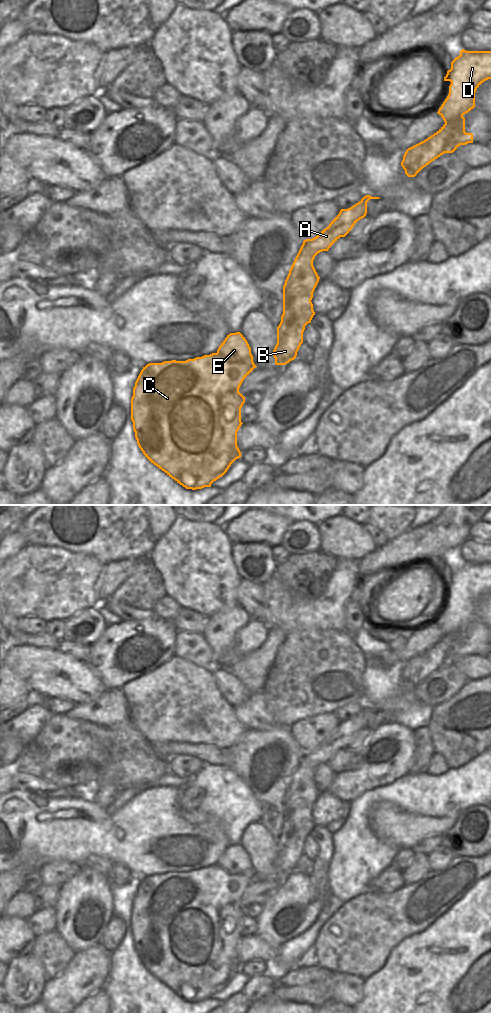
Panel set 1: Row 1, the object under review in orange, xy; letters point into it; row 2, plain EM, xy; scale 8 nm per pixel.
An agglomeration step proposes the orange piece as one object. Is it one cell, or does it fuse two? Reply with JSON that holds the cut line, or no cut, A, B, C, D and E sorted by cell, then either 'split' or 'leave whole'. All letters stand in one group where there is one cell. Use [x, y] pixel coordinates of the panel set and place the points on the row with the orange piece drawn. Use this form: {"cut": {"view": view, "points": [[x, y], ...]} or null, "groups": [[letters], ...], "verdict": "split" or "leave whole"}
{"cut": {"view": "xy", "points": [[217, 352], [234, 362], [254, 364]]}, "groups": [["A", "B", "C", "D"], ["E"]], "verdict": "split"}

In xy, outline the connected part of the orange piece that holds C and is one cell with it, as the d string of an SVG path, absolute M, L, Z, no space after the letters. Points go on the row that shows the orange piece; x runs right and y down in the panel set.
M212 353L186 361L172 360L162 363L149 363L143 367L133 388L133 396L131 398L131 420L133 422L133 430L135 432L137 444L145 457L186 489L196 490L204 487L211 487L211 484L222 477L231 464L241 457L241 452L237 446L237 432L243 424L241 422L241 408L245 403L245 397L239 392L239 388L243 380L256 367L255 364L248 365L246 363L228 361L218 353Z

